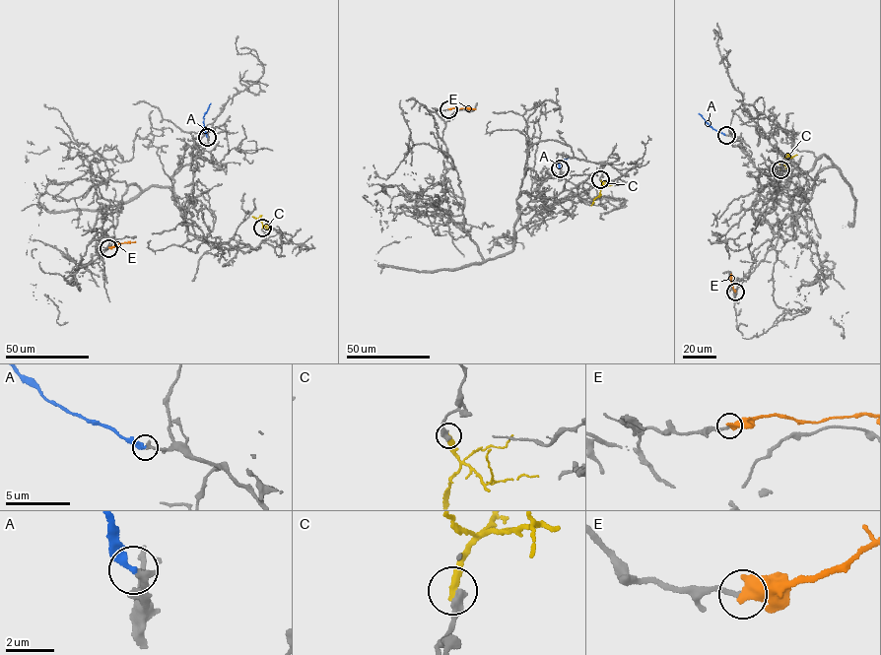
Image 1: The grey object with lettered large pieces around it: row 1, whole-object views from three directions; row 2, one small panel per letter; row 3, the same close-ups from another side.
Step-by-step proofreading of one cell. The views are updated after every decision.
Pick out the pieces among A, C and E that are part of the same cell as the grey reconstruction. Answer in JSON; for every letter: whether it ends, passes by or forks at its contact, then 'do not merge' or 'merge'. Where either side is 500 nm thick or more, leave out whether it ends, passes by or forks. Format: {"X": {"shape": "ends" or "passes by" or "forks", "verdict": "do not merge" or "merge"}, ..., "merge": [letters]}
{"A": {"shape": "ends", "verdict": "merge"}, "C": {"shape": "ends", "verdict": "do not merge"}, "E": {"verdict": "do not merge"}, "merge": ["A"]}

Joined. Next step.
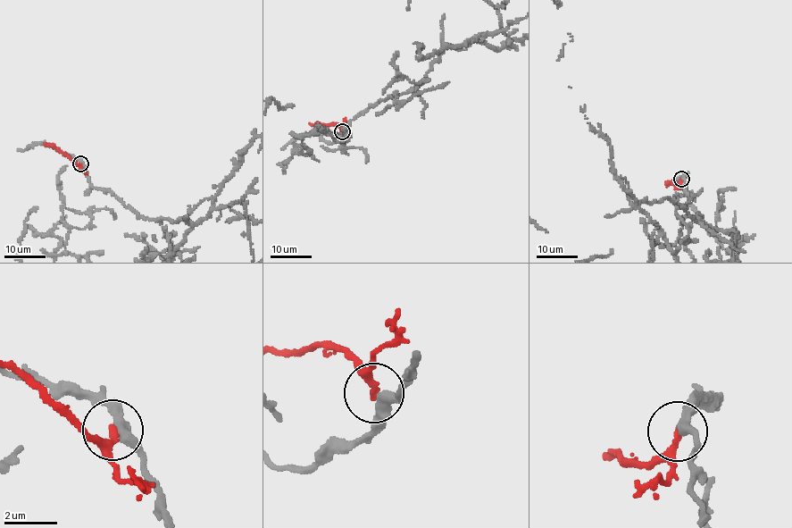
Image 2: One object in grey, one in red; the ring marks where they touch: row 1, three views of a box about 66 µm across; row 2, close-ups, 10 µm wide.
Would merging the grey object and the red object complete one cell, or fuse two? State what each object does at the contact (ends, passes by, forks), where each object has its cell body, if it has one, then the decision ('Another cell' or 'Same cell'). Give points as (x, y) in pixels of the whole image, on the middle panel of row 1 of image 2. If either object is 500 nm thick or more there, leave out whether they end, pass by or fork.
At the ring grey passes by. At the ring red ends. Soma of grey: none. Soma of red: none. Another cell

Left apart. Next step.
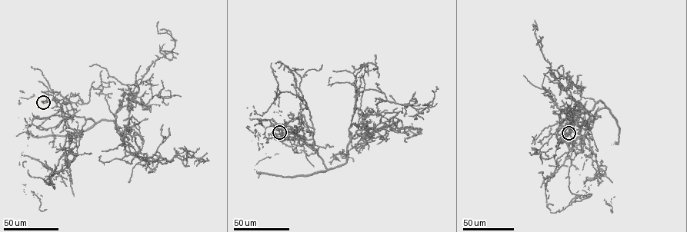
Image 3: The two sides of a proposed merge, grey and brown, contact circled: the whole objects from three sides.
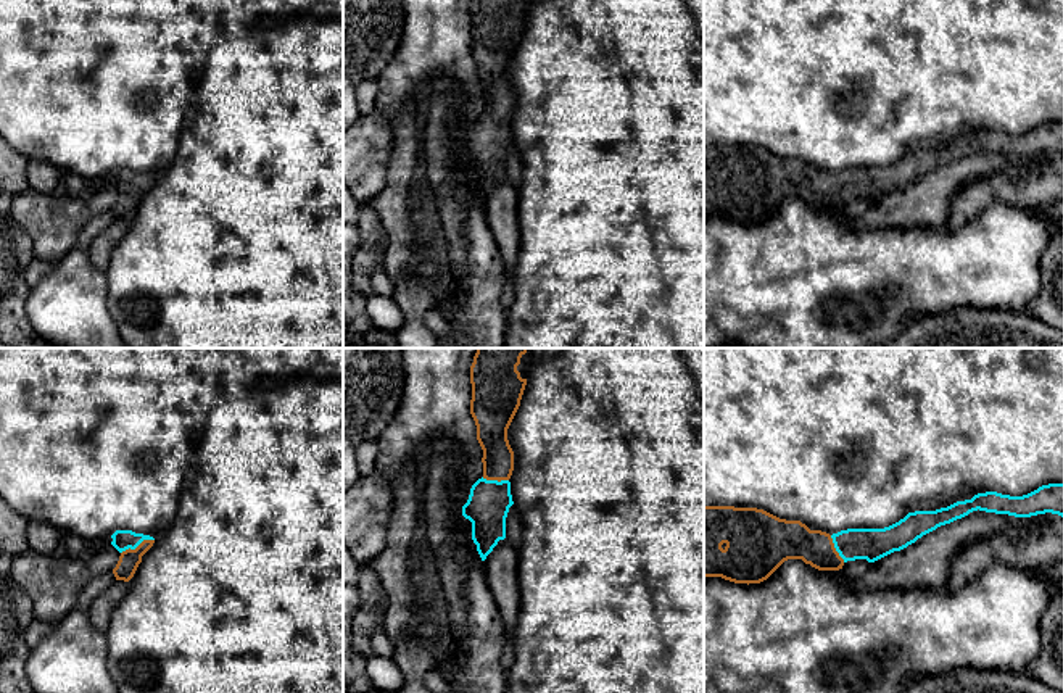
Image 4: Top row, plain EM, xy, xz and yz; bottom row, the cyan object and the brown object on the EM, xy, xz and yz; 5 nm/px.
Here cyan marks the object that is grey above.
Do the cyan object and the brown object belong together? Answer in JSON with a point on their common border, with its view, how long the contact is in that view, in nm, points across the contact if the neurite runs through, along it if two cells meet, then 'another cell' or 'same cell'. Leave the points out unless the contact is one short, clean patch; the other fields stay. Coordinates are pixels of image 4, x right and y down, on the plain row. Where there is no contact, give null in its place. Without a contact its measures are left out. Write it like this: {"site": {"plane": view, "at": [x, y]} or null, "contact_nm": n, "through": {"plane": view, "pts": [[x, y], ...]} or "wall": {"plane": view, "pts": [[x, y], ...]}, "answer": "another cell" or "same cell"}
{"site": {"plane": "xy", "at": [137, 184]}, "contact_nm": 180, "through": {"plane": "xy", "pts": [[123, 179], [137, 184], [131, 190], [129, 199]]}, "answer": "same cell"}

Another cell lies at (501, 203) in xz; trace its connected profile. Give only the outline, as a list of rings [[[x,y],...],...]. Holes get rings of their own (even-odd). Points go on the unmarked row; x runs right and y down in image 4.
[[[507,177],[499,179],[486,195],[486,222],[503,256],[506,282],[501,295],[501,306],[507,316],[514,301],[514,271],[519,261],[520,232],[519,232],[519,192]]]

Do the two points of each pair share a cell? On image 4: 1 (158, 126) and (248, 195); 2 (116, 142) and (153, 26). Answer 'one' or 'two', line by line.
1: two
2: one

